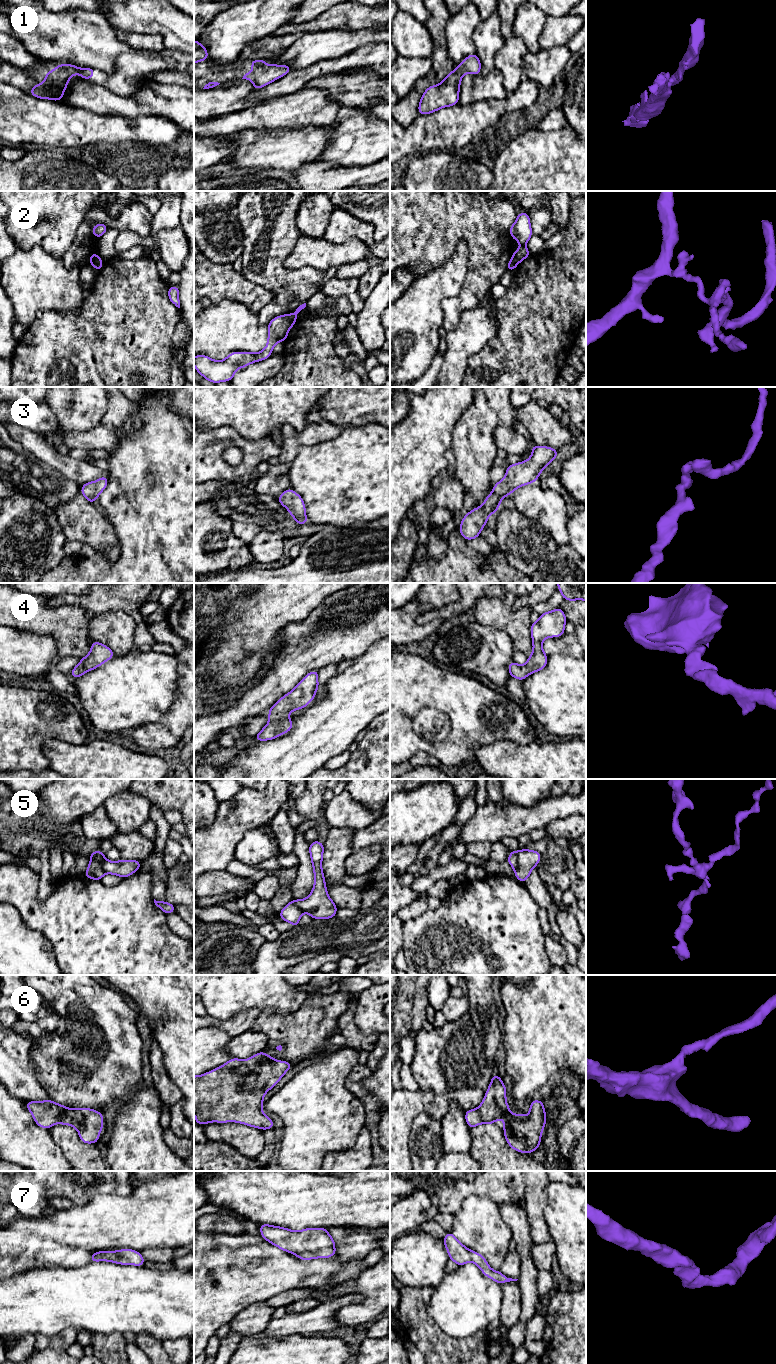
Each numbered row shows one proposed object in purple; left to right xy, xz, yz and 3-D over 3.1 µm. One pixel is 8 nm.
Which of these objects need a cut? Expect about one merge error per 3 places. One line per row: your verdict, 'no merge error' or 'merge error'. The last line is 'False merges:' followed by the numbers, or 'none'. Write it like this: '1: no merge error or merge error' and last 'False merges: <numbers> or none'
1: no merge error
2: merge error
3: no merge error
4: no merge error
5: merge error
6: no merge error
7: no merge error
False merges: 2, 5

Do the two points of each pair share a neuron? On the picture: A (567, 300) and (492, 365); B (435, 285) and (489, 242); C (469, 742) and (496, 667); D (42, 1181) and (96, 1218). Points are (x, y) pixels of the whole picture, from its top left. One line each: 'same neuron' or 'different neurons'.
A: same neuron
B: different neurons
C: different neurons
D: different neurons

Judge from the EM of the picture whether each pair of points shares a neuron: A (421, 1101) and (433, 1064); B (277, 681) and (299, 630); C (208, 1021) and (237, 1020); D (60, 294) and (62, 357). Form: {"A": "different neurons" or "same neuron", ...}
{"A": "different neurons", "B": "same neuron", "C": "same neuron", "D": "different neurons"}

